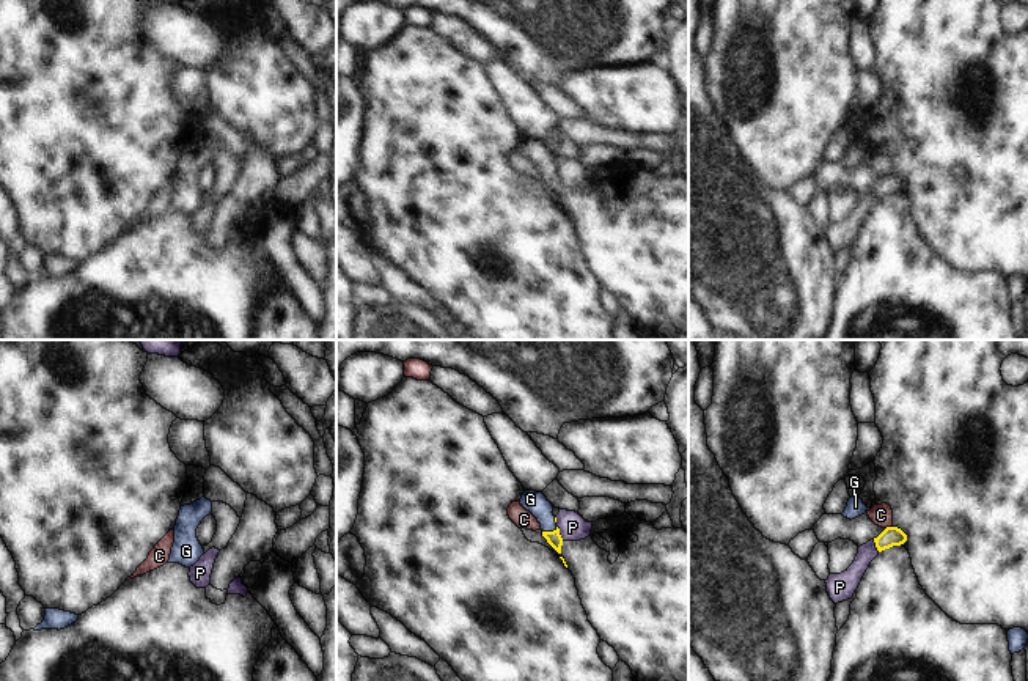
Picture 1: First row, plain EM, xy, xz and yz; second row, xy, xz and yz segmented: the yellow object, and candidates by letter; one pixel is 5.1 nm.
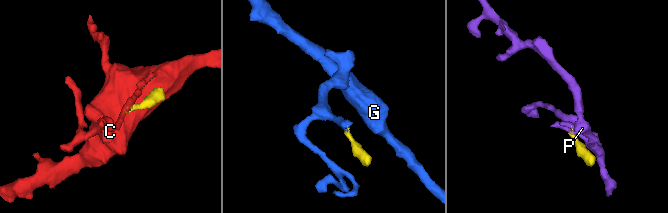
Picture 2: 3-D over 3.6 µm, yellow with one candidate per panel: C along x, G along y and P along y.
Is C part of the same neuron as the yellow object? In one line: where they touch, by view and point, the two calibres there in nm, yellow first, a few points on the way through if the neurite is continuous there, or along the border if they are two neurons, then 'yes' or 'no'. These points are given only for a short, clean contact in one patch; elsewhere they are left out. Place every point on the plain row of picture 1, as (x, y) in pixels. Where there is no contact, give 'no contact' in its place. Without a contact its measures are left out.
meets yellow in yz at (888, 175); 100 nm thick on the yellow side, 110 nm on the other; border along yz (892, 173), (885, 176); no

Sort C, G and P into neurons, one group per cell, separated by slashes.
C / G / P

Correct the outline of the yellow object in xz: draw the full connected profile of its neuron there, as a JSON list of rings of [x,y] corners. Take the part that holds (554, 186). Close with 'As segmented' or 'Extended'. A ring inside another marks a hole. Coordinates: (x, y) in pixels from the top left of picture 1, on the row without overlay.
[[[525,138],[520,153],[530,159],[541,171],[542,184],[547,190],[561,201],[563,186],[560,176],[556,175],[556,165],[553,164],[553,153],[547,148],[542,140]]]. Extended

